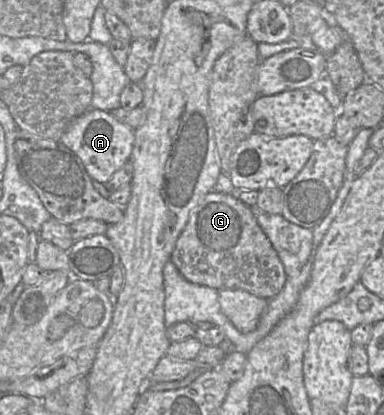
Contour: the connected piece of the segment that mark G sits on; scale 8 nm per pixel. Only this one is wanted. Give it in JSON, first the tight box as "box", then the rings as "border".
{"box":[170,190,287,299],"border":[[[212,190],[194,207],[171,253],[170,261],[189,282],[216,290],[242,289],[257,297],[271,299],[284,287],[287,275],[270,240],[259,226],[253,208],[243,203],[237,194]]]}

